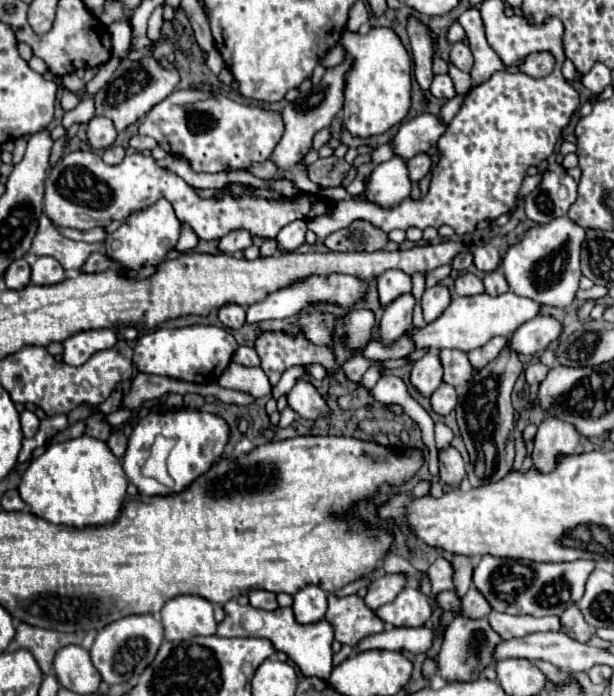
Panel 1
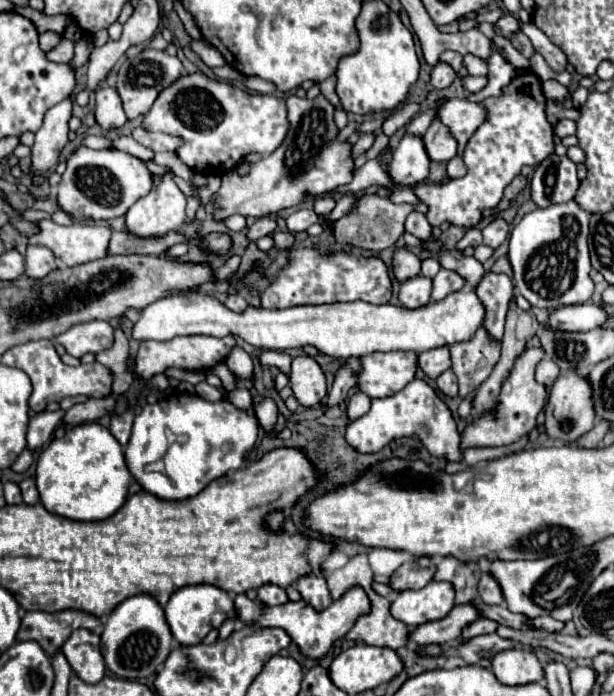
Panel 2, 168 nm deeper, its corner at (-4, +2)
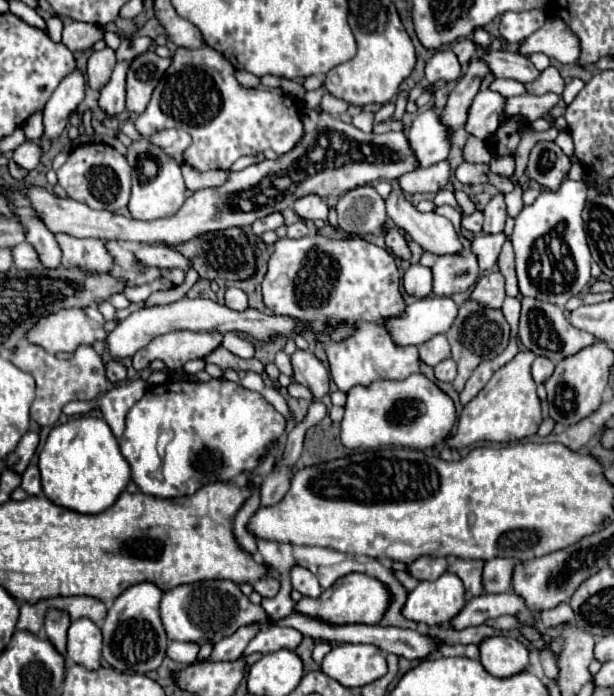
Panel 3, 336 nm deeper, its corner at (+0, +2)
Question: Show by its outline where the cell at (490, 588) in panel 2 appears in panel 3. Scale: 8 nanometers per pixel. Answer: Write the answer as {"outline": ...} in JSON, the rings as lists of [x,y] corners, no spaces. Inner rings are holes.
{"outline":[[[490,559],[484,563],[482,585],[484,593],[508,593],[512,591],[512,559]]]}

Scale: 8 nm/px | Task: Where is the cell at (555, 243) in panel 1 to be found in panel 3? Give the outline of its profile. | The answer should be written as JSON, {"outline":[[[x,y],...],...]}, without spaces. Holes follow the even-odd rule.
{"outline":[[[566,179],[558,193],[542,191],[538,199],[516,217],[512,245],[520,293],[564,309],[566,301],[590,283],[590,249],[586,241],[582,209],[586,205],[586,183]]]}

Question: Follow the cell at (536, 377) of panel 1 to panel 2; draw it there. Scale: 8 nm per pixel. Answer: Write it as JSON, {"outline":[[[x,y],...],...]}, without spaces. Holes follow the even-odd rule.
{"outline":[[[542,359],[536,367],[536,381],[544,387],[550,387],[558,375],[560,375],[560,369],[552,359]]]}

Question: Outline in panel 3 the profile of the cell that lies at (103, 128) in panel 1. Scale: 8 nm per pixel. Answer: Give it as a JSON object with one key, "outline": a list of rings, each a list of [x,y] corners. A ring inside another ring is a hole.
{"outline":[[[126,61],[116,63],[110,81],[100,89],[98,107],[106,117],[118,117],[120,113],[124,113],[124,83],[126,83],[128,65],[130,63]]]}

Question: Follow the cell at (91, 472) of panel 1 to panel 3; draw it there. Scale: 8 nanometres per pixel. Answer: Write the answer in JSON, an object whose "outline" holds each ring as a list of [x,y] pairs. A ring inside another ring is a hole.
{"outline":[[[82,415],[64,425],[56,425],[38,455],[38,469],[44,495],[54,505],[84,515],[106,511],[130,481],[130,467],[120,455],[116,437],[104,419],[94,415]]]}

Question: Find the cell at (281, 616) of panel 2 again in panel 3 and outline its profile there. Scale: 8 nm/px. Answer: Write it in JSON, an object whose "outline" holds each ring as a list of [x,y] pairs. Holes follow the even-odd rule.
{"outline":[[[350,573],[340,577],[332,587],[328,587],[318,599],[302,597],[296,605],[294,611],[320,619],[328,625],[376,625],[380,621],[380,615],[384,615],[384,607],[388,607],[388,591],[376,583],[376,579],[364,575],[364,573]]]}

